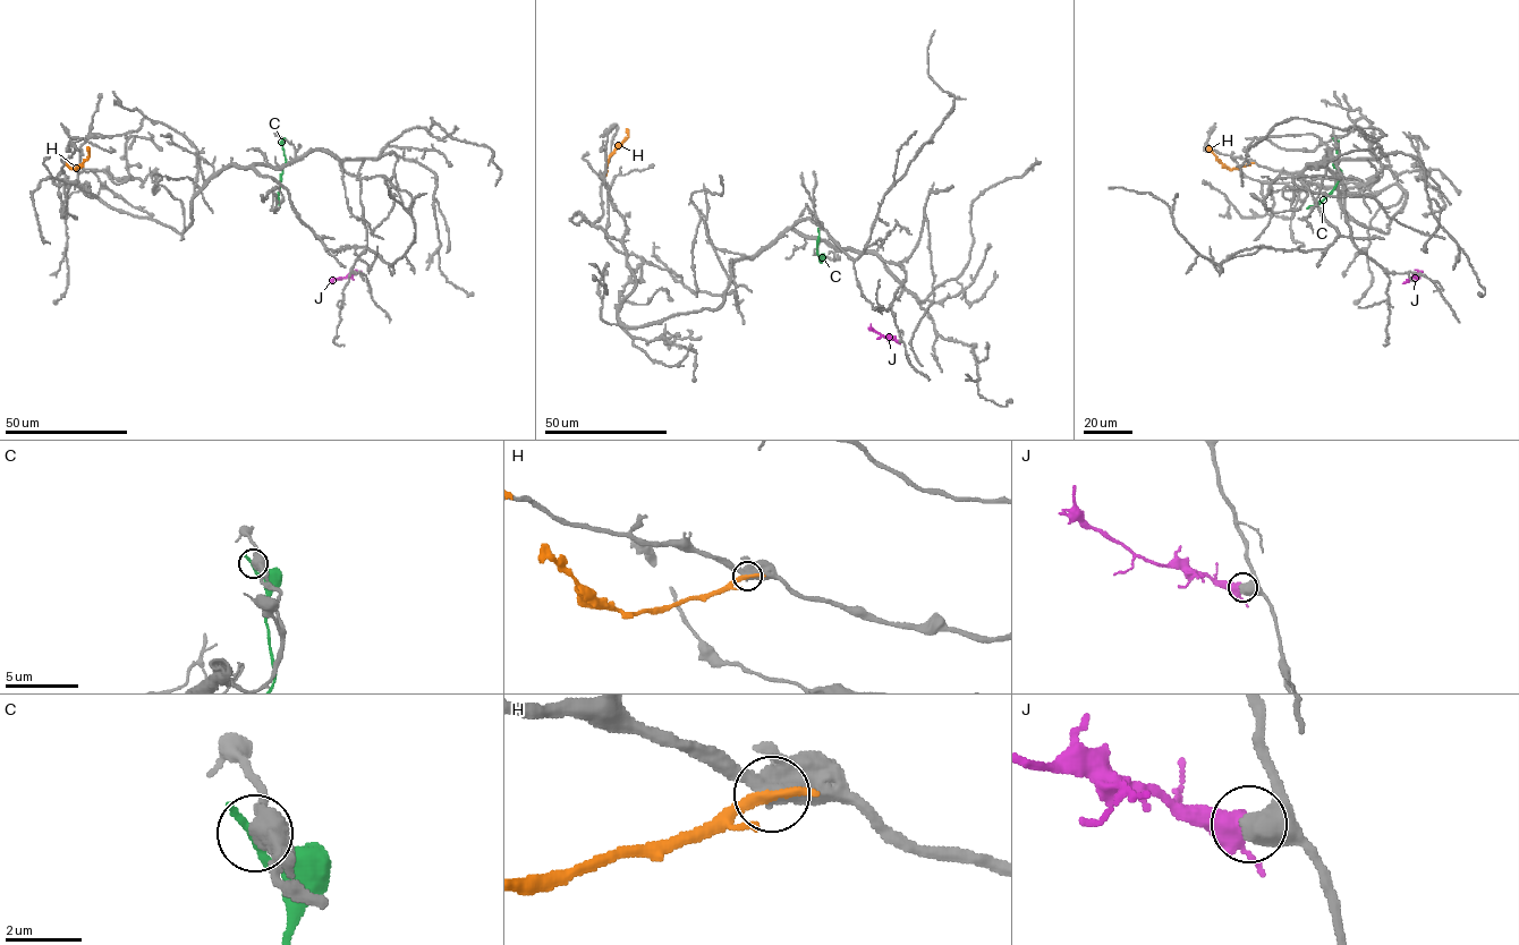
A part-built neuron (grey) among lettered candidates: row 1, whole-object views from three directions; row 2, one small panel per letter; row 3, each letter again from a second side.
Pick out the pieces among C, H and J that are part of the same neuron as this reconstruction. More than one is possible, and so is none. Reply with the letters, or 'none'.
none

